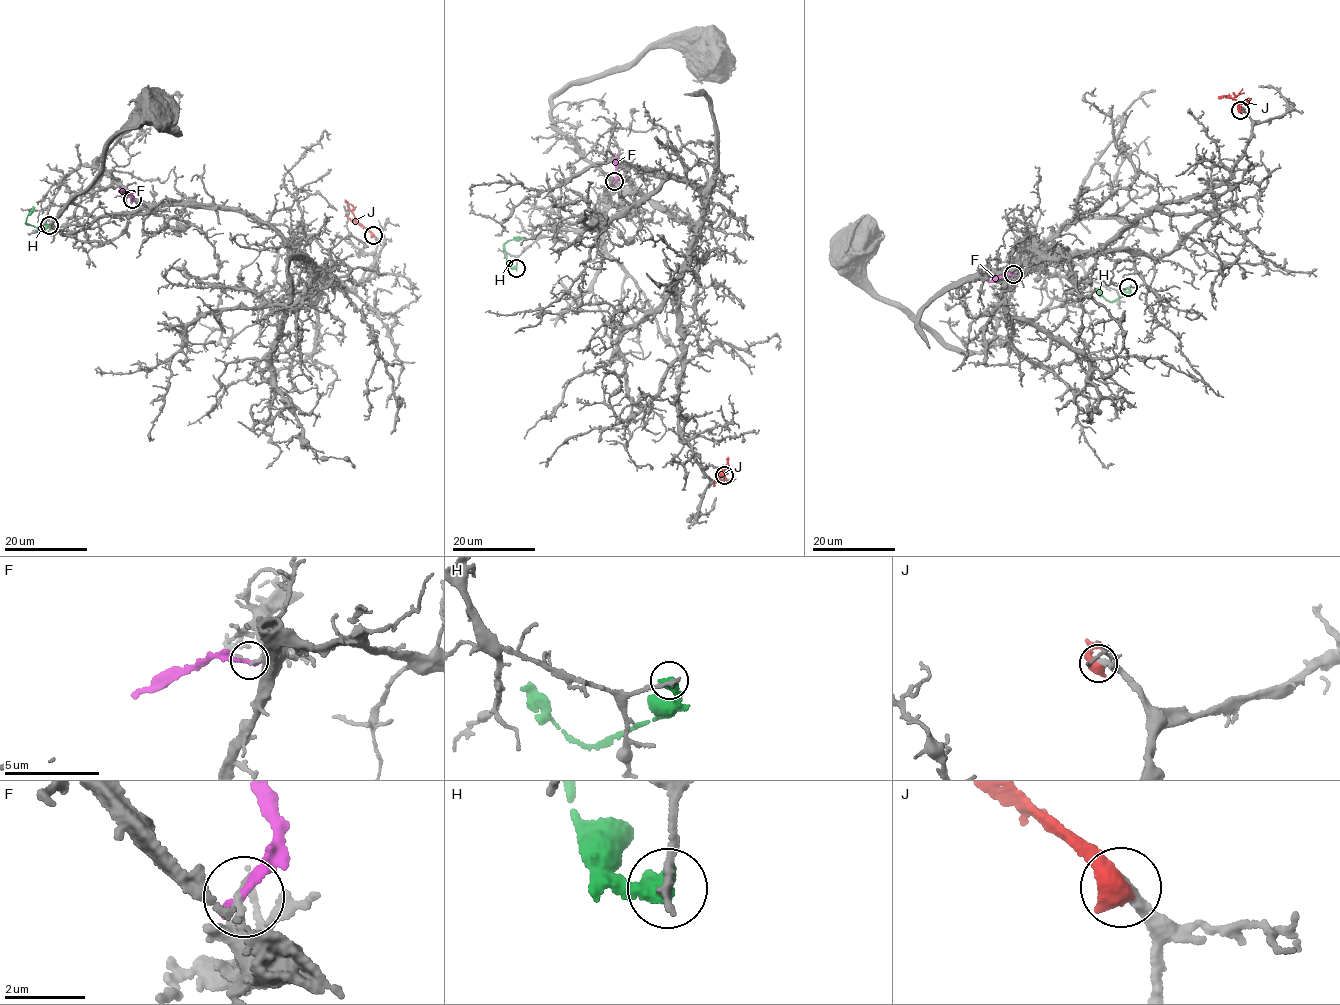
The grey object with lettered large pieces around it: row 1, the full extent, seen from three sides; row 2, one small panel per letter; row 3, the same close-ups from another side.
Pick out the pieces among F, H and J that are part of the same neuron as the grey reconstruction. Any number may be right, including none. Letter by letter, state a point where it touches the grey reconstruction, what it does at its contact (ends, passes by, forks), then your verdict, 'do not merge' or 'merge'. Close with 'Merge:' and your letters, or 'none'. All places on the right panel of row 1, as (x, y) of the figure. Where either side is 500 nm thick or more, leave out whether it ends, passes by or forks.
F: meets grey at (1013, 274); it ends there; do not merge
H: meets grey at (1128, 287); it ends there; do not merge
J: meets grey at (1240, 110); merge
Merge: J

